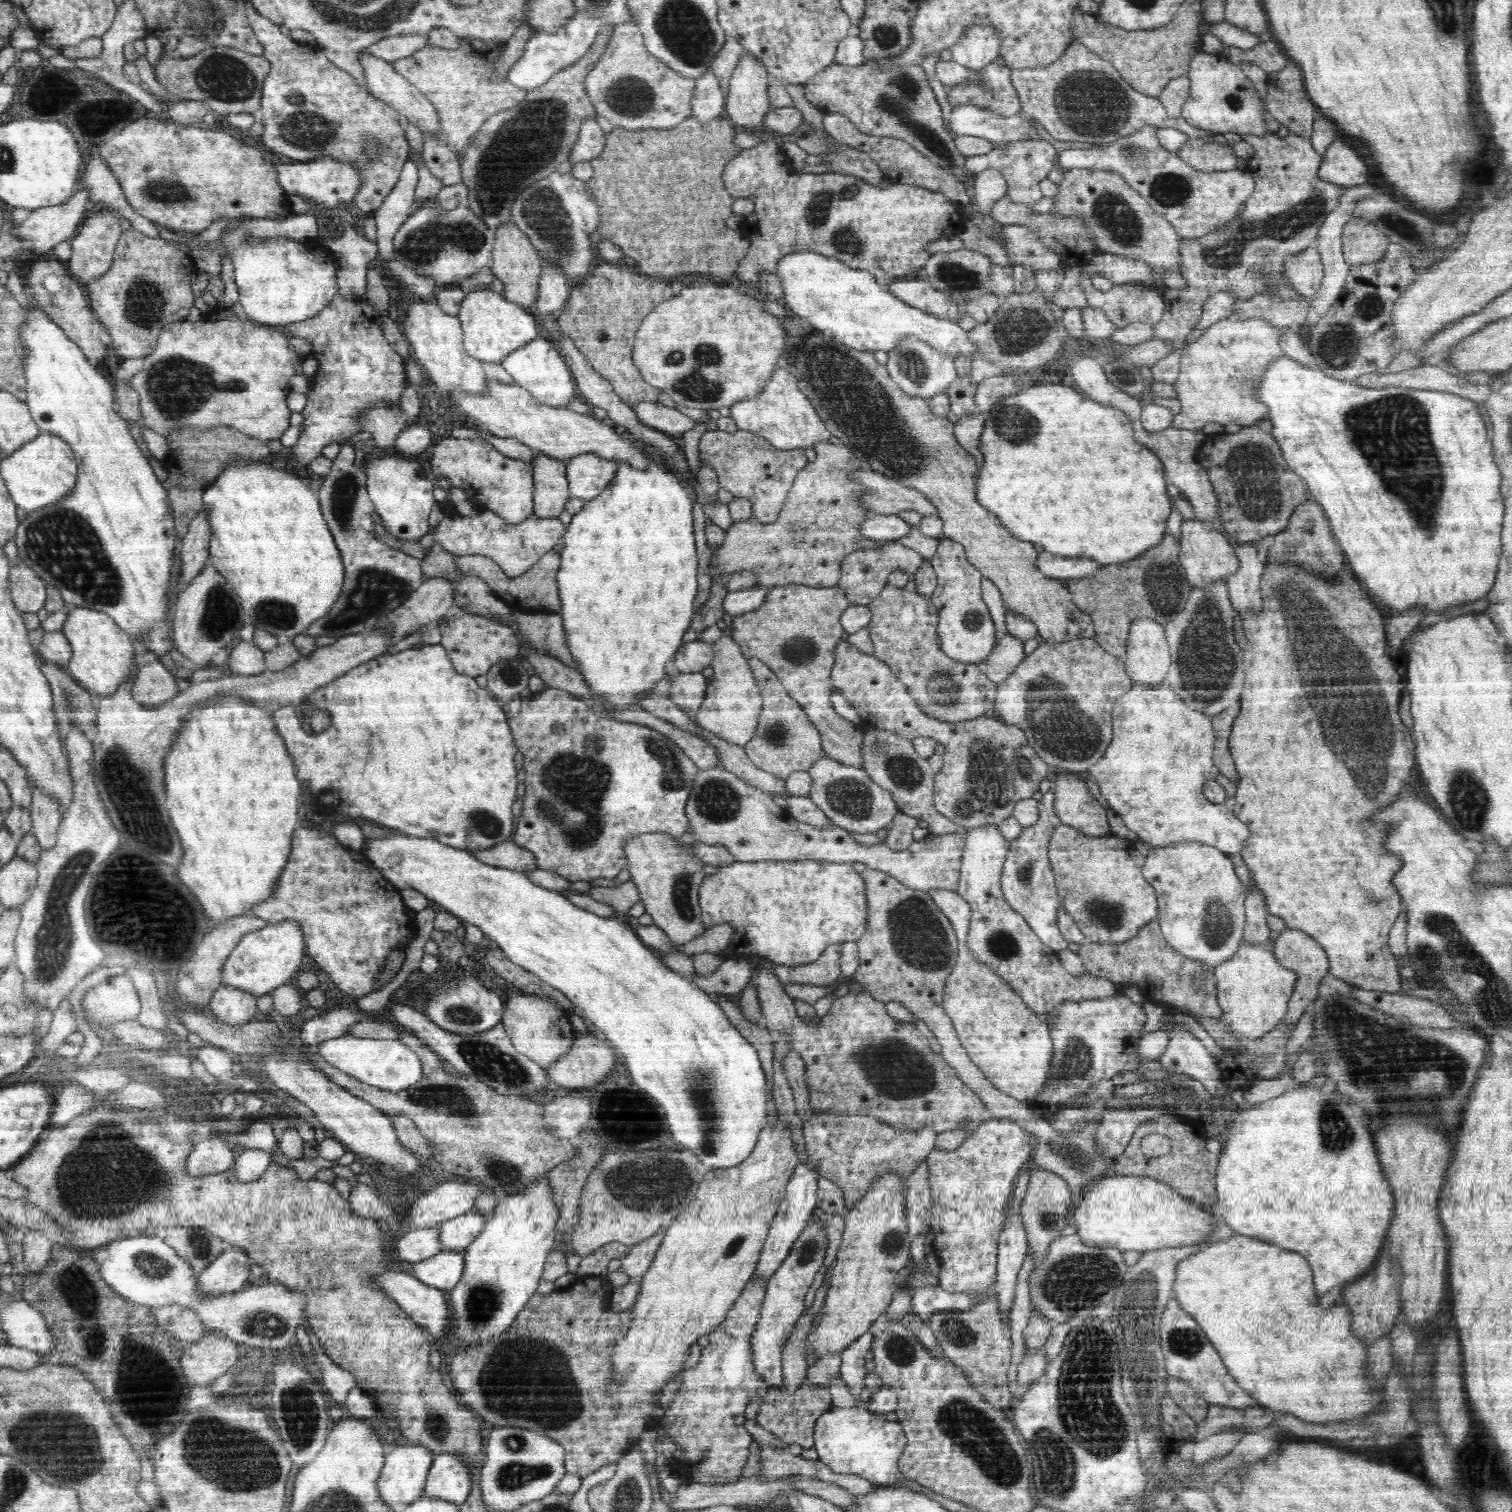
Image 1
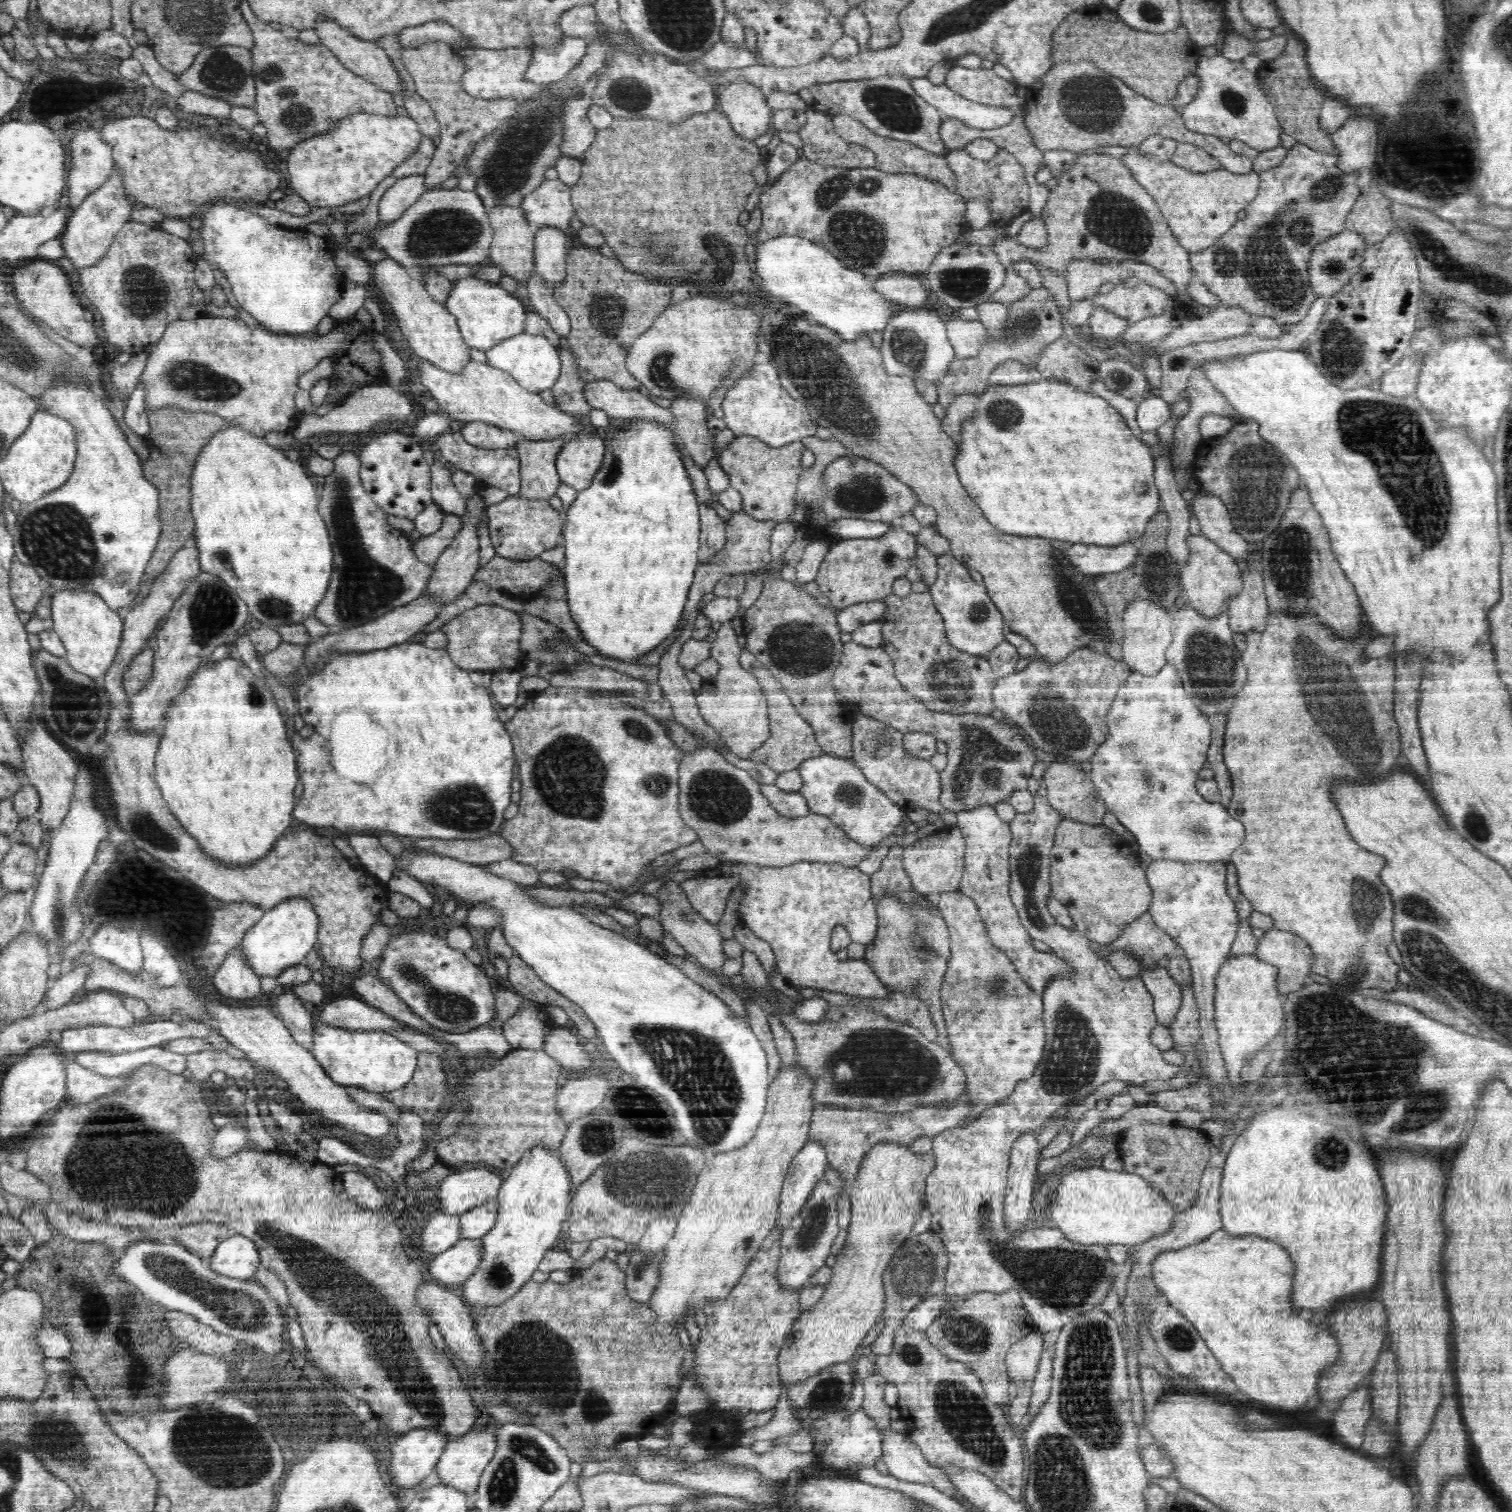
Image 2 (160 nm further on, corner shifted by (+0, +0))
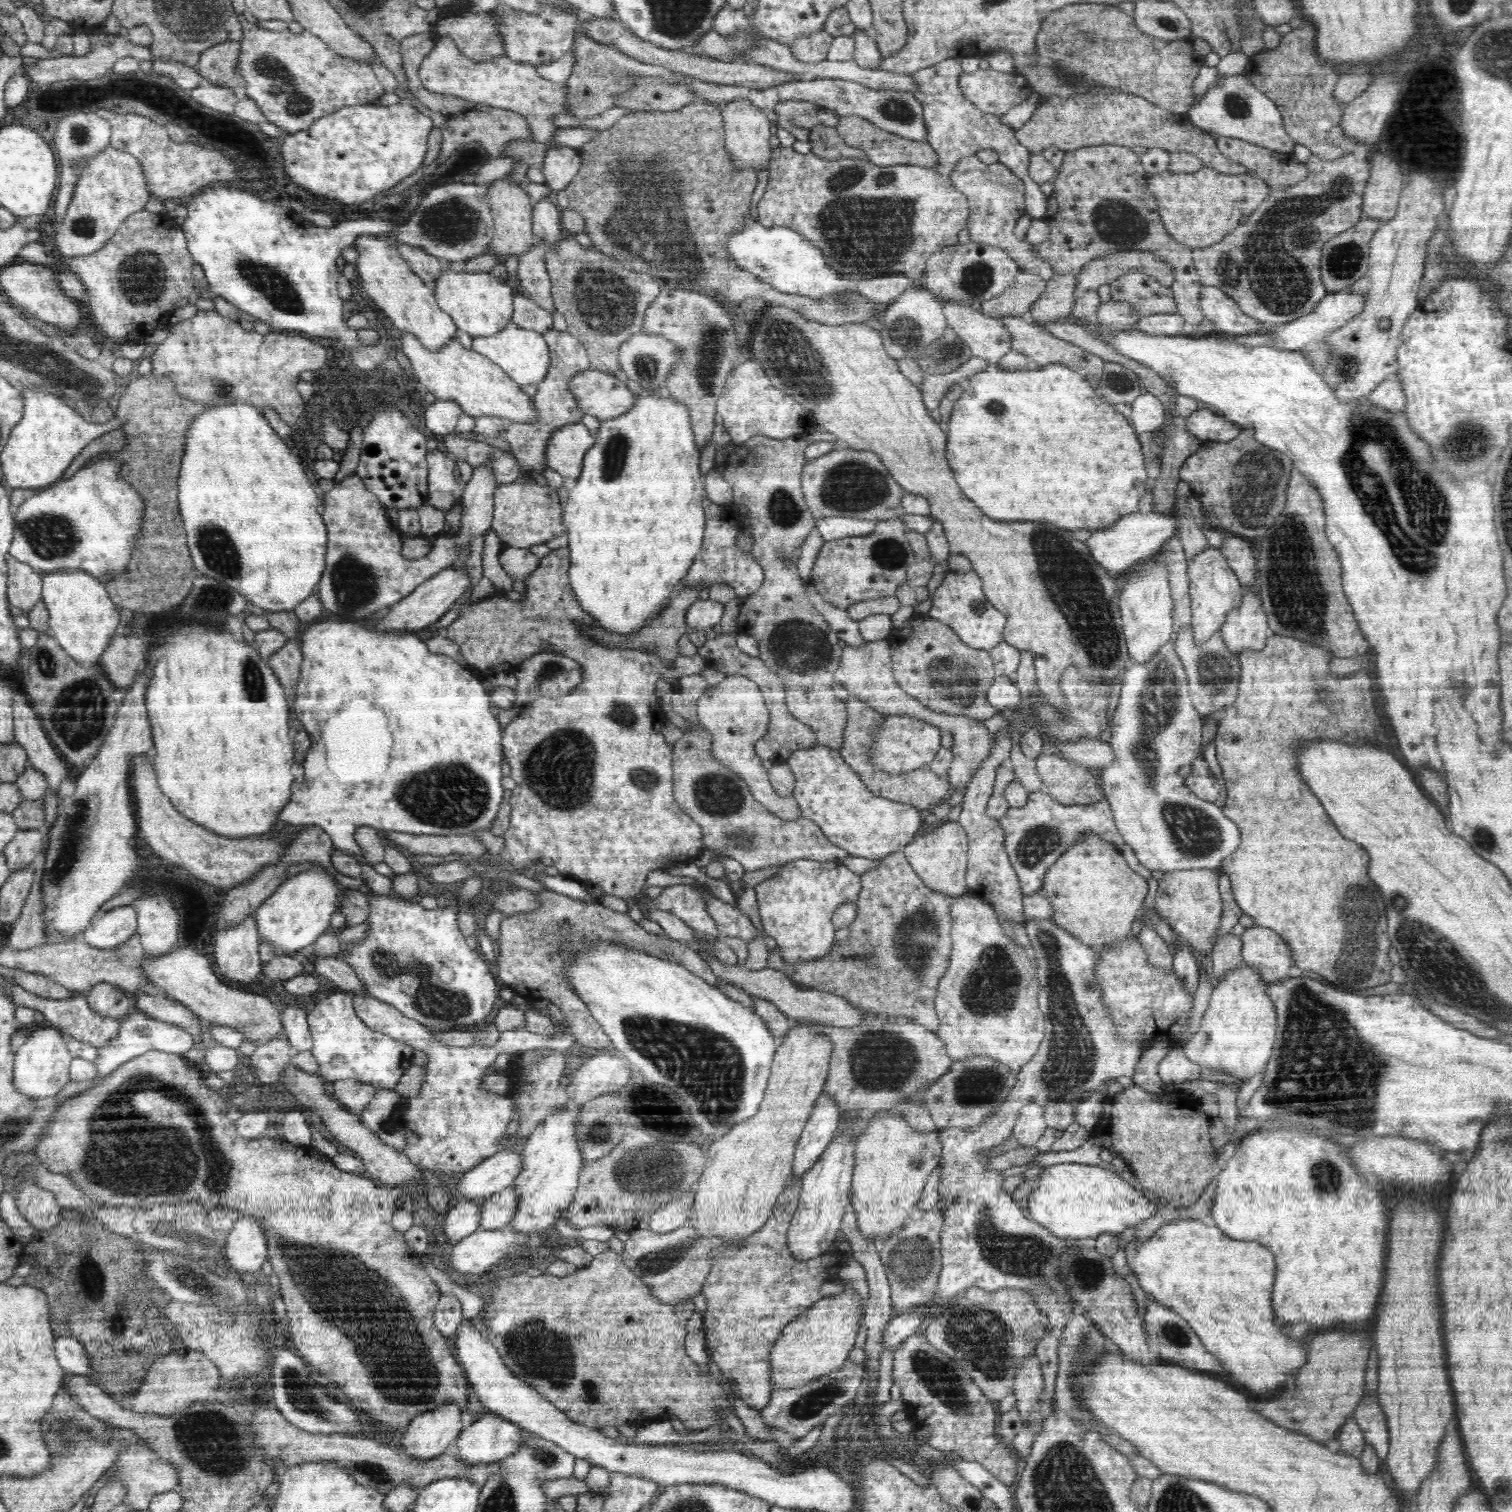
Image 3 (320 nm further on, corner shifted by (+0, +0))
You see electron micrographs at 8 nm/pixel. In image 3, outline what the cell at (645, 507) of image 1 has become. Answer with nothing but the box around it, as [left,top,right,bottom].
[563,390,706,636]

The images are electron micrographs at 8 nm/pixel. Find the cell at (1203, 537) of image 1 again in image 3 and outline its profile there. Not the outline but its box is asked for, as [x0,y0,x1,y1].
[1188,546,1244,641]

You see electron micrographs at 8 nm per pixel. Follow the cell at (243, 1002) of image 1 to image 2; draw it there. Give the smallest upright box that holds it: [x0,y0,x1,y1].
[214,945,263,1000]

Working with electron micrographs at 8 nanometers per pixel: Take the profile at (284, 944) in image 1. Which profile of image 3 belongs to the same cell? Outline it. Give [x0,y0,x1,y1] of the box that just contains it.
[254,874,337,956]

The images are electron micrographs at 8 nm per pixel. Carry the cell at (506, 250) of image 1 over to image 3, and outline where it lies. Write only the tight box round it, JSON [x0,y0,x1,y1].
[487,179,535,256]

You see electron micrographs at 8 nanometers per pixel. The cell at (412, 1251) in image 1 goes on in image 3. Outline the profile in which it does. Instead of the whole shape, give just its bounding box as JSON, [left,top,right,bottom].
[443,1199,482,1244]

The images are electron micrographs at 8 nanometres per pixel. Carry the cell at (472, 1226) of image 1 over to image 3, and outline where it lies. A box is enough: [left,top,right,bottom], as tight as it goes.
[480,1187,517,1229]

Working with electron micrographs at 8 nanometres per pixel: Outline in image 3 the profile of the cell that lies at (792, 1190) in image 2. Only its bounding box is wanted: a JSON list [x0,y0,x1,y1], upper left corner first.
[791,1092,842,1180]

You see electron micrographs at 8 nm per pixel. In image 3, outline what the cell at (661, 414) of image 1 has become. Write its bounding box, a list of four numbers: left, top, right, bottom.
[569,370,636,421]

